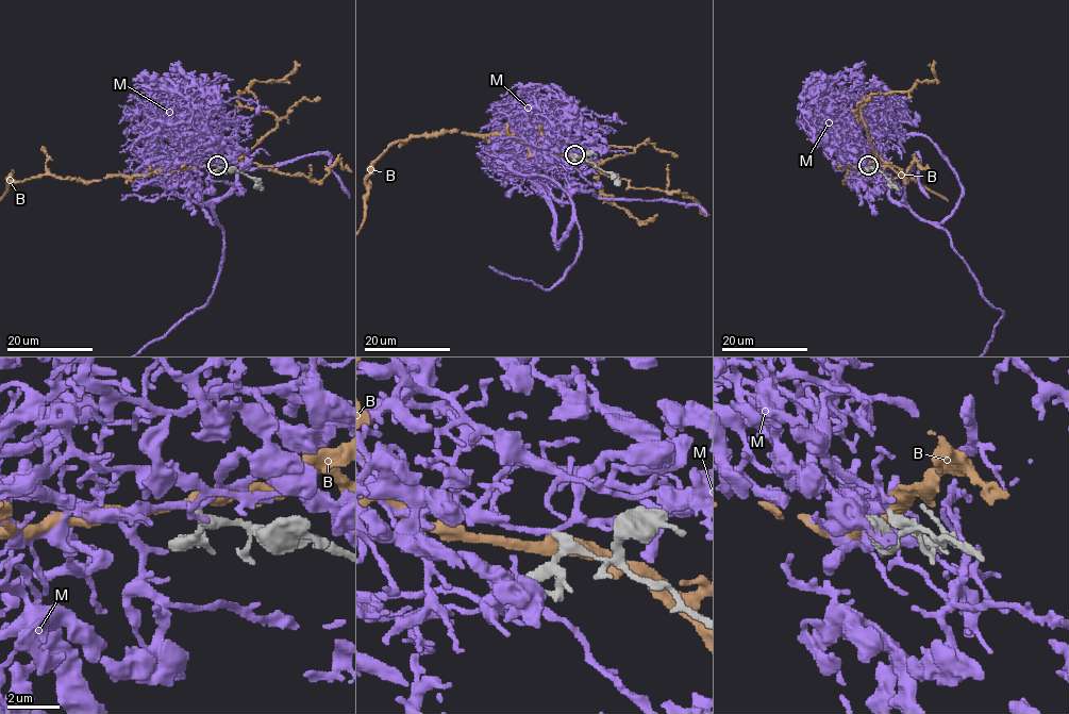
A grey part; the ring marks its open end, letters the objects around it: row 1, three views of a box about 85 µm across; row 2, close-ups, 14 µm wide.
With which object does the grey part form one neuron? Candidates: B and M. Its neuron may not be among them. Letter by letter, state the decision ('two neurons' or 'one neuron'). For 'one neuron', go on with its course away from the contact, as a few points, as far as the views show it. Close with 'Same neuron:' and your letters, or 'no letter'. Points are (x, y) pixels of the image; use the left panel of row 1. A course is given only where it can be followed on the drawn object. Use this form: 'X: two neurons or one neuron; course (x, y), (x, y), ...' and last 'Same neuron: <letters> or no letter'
B: two neurons
M: one neuron; course (218, 165), (176, 162), (154, 181), (203, 202), (220, 225), (223, 260), (213, 295)
Same neuron: M

